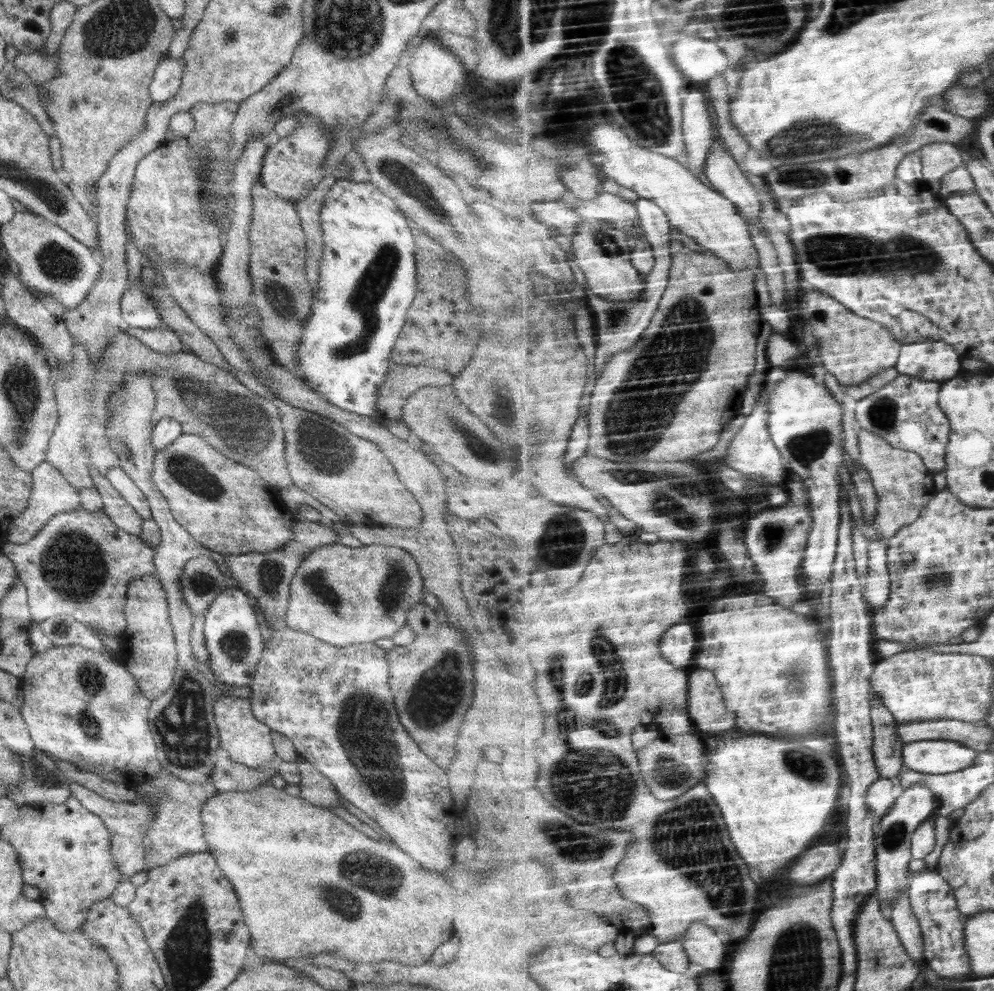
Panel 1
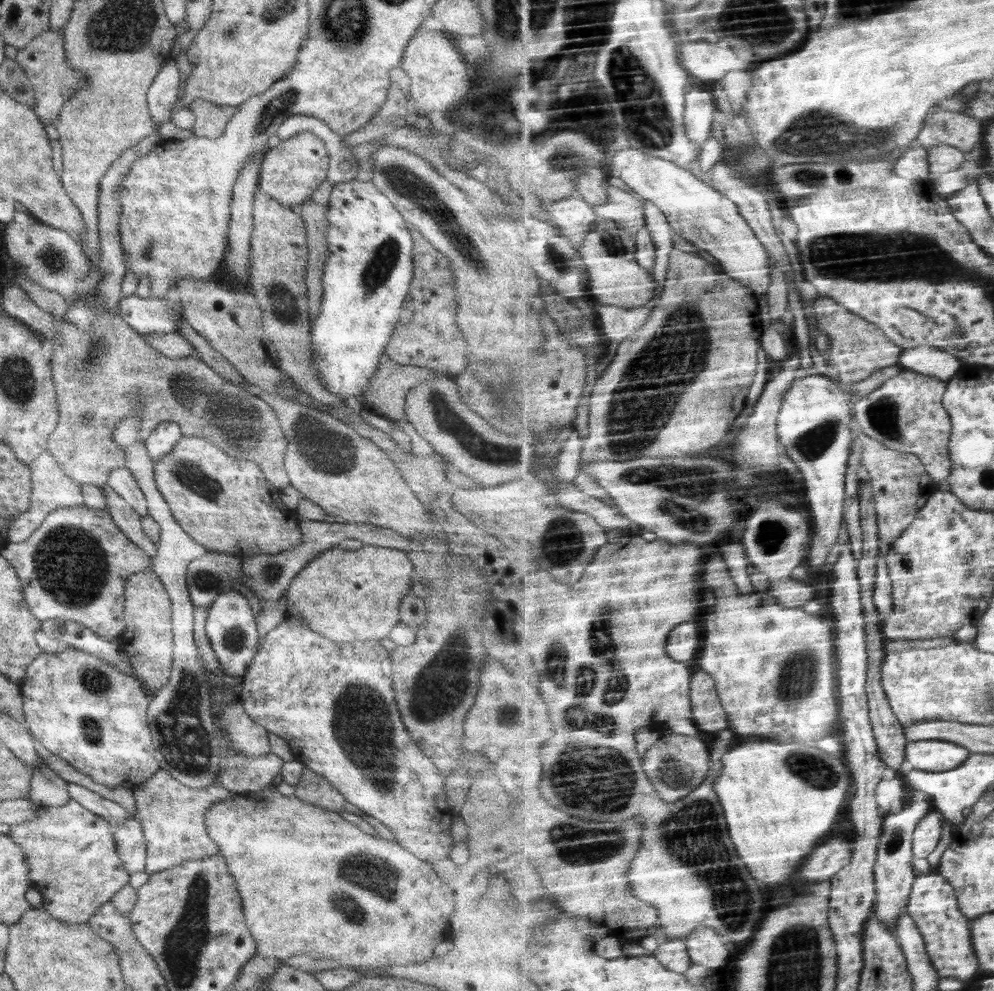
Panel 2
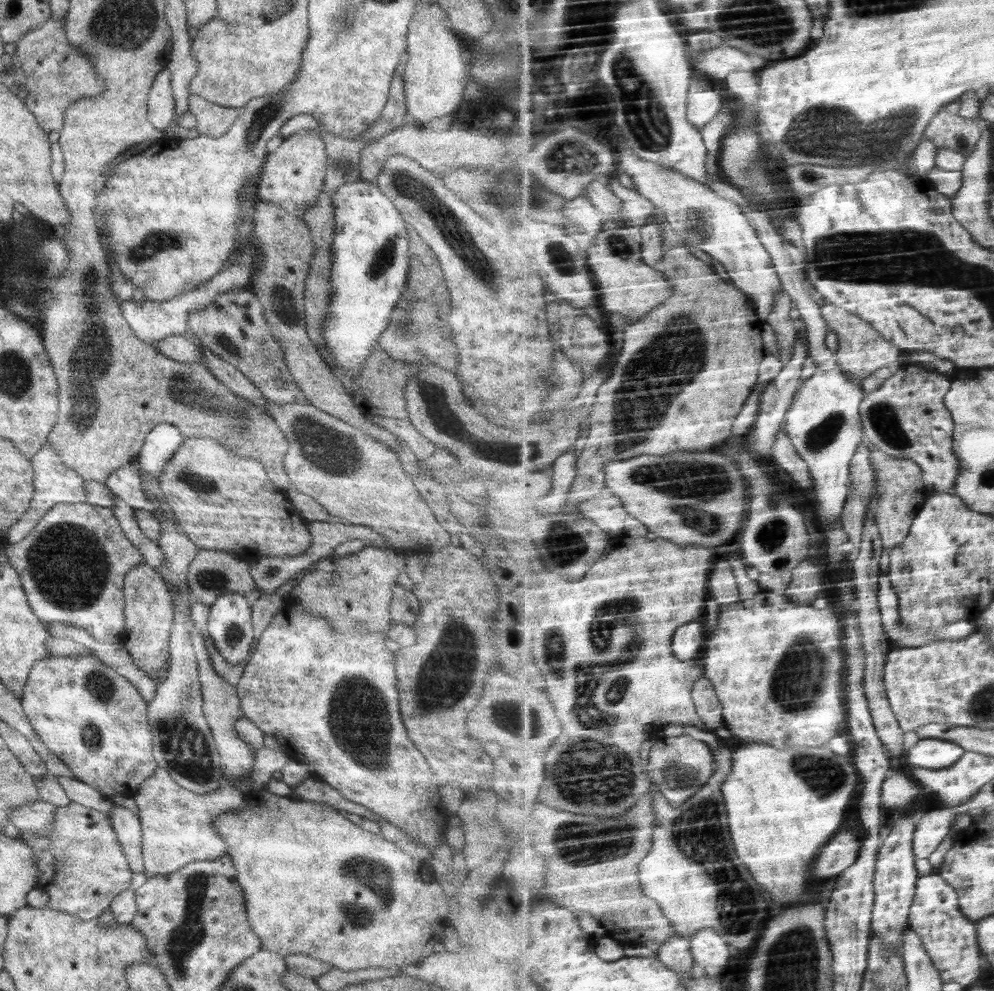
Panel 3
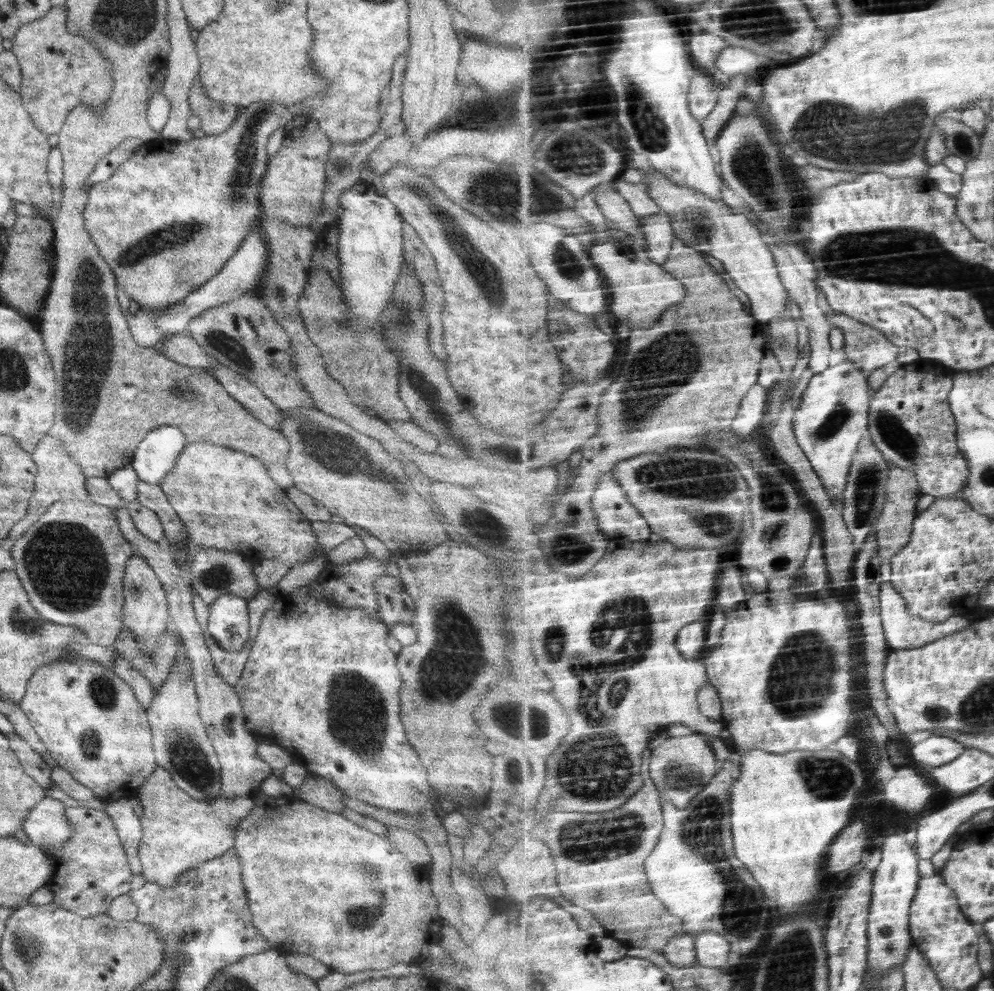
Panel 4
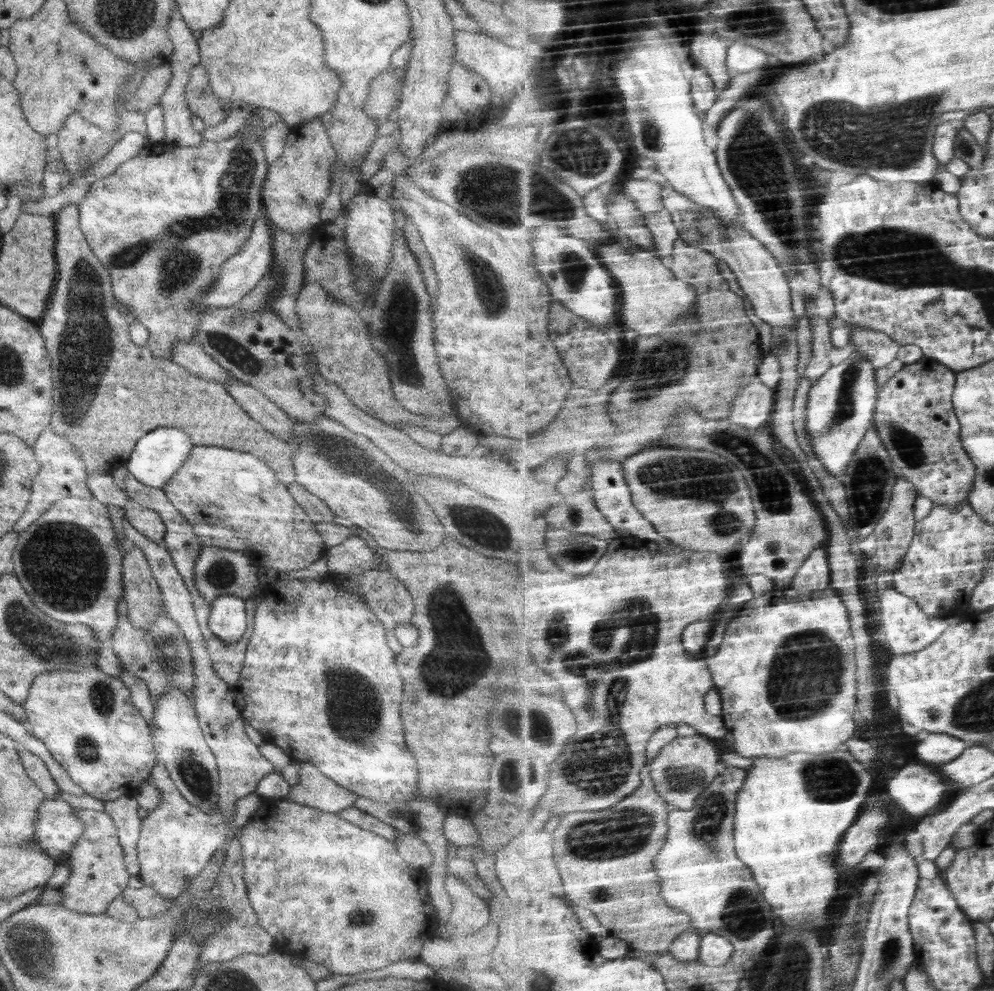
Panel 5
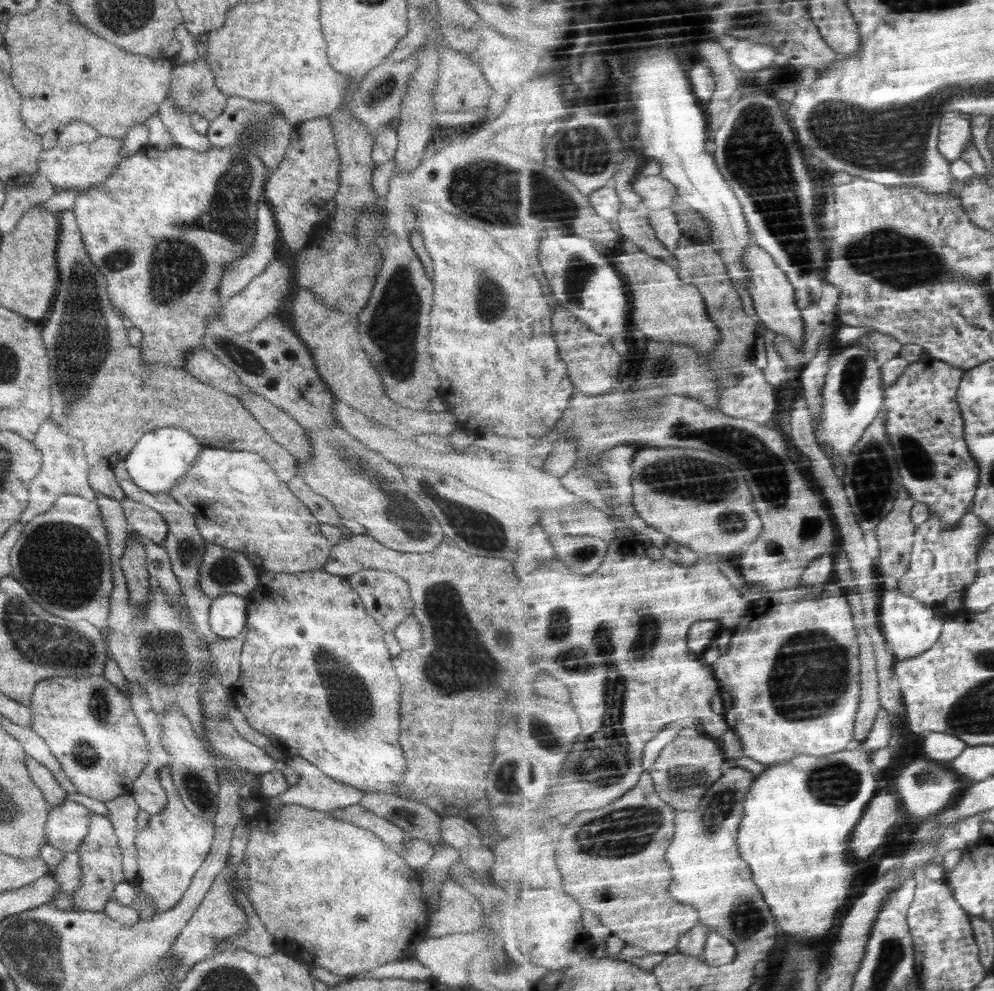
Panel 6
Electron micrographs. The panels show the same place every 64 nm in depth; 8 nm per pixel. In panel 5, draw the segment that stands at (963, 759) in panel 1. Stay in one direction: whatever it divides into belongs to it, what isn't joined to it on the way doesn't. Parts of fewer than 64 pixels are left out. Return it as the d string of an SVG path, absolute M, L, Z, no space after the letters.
M931 733L917 746L917 755L922 762L943 766L957 760L970 748L970 744L961 738L946 733Z

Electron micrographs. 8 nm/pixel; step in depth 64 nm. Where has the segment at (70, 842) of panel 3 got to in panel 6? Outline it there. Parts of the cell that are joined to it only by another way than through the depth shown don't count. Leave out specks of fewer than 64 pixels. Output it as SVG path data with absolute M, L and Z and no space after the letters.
M97 812L90 813L88 828L88 832L76 850L83 875L81 878L82 886L72 896L73 910L102 912L106 903L113 898L116 884L125 881L122 866L123 856L113 824L106 815Z

